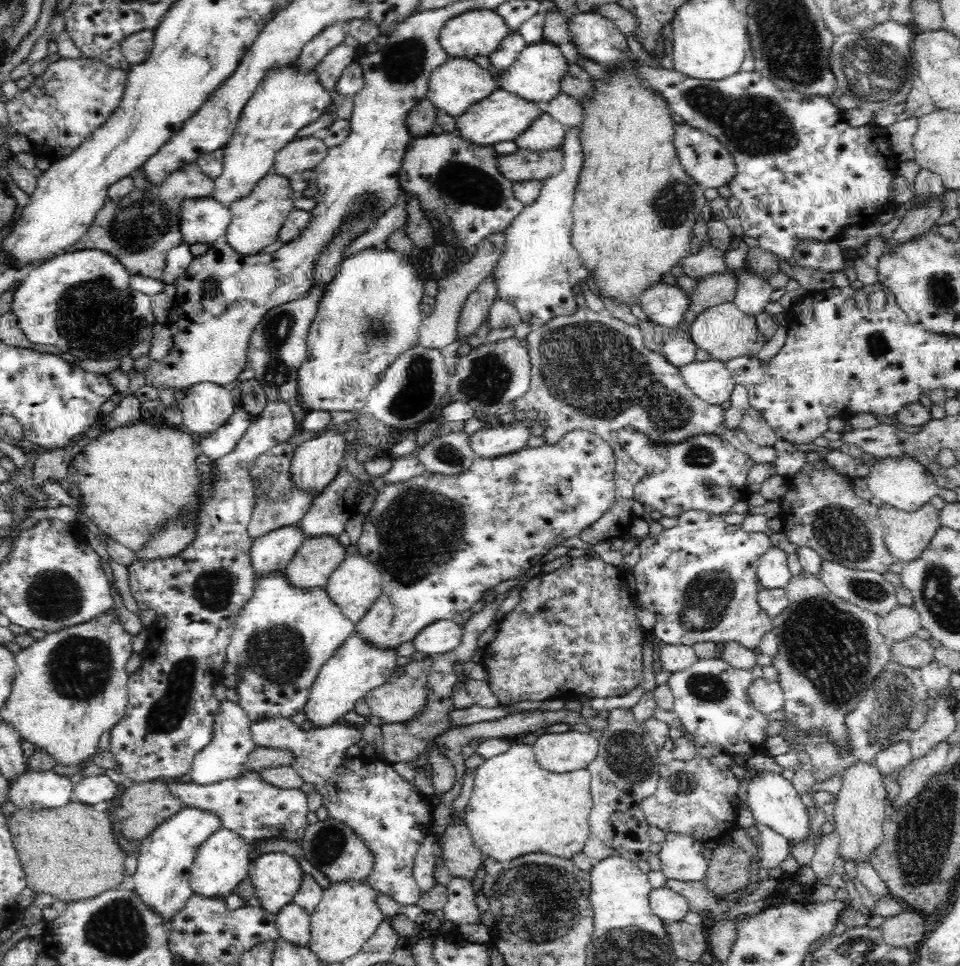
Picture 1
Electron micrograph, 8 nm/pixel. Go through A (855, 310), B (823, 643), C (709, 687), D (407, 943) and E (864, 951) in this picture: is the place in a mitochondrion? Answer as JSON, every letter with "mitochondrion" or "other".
{"A":"other","B":"mitochondrion","C":"mitochondrion","D":"other","E":"mitochondrion"}

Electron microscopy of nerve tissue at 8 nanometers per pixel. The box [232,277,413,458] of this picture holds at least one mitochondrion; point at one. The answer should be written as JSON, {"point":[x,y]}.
{"point":[278,328]}

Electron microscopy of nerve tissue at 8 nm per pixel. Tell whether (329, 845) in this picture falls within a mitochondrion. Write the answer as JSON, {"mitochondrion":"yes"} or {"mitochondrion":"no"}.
{"mitochondrion":"yes"}

